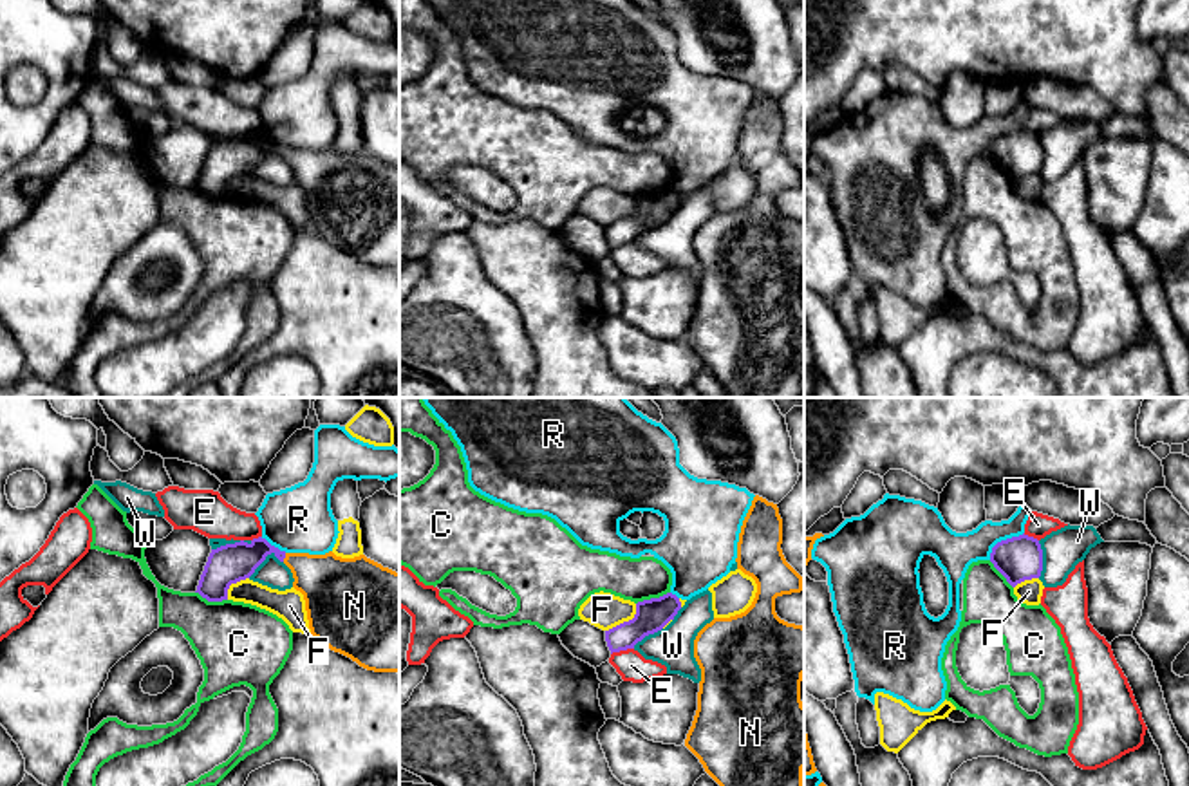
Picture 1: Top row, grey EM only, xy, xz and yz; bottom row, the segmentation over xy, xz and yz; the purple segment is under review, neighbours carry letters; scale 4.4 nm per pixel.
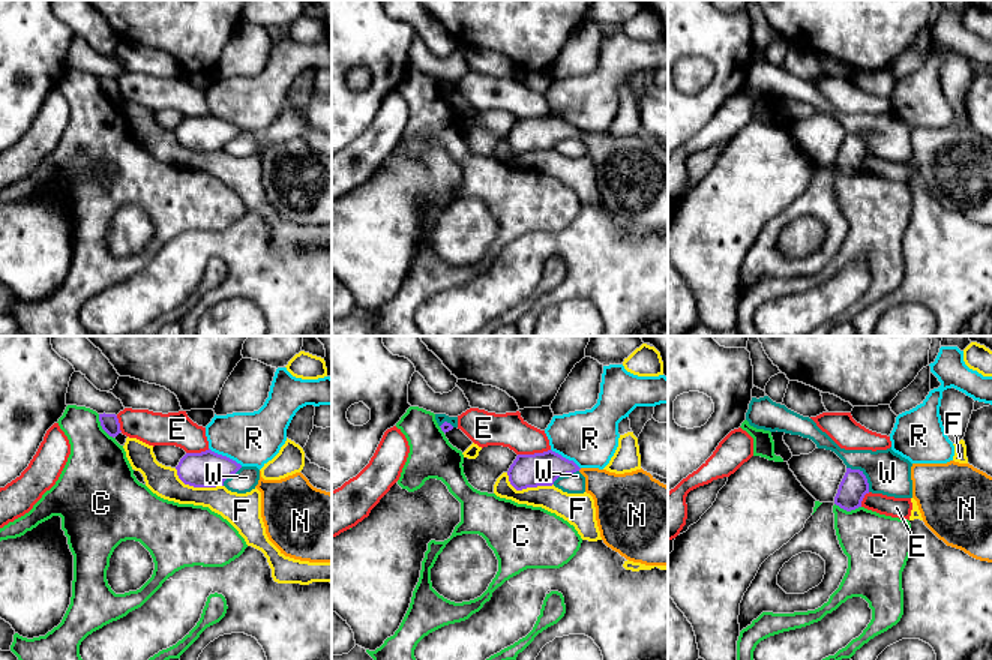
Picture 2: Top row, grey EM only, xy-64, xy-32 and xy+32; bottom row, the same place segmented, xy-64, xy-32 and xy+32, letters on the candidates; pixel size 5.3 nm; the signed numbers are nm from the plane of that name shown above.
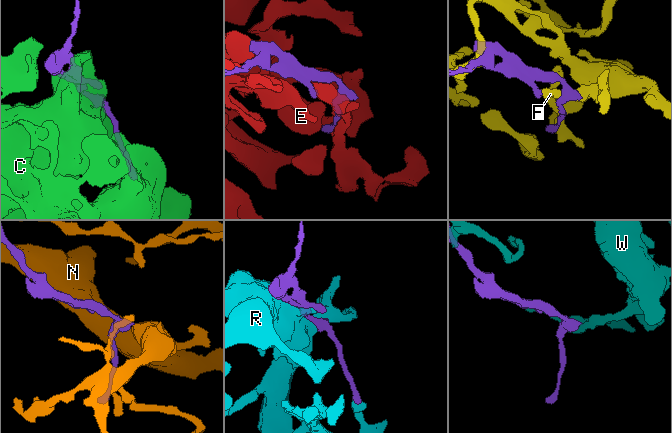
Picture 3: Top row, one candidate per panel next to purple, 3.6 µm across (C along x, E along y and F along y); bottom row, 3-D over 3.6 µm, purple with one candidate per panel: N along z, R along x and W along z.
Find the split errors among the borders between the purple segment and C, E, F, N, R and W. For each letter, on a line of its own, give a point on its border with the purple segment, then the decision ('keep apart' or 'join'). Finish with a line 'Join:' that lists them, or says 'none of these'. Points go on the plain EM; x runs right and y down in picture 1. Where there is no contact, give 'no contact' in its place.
C: xz (653, 194) | keep apart
E: xz (622, 244) | keep apart
F: xz (626, 217) | keep apart
N: xy (284, 152) | join
R: yz (1001, 136) | keep apart
W: xy (264, 154) | keep apart
Join: N

